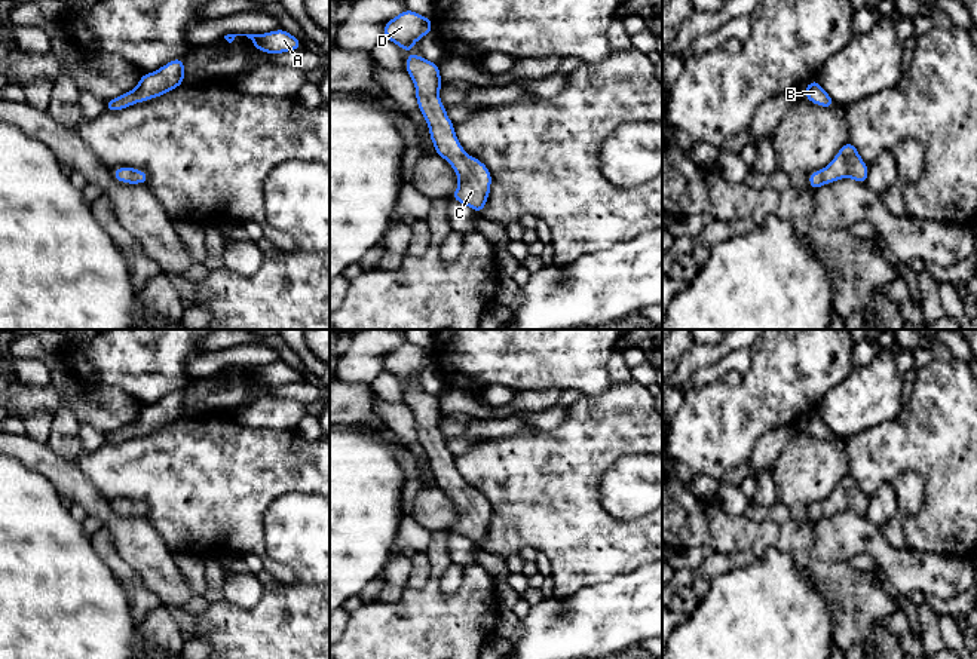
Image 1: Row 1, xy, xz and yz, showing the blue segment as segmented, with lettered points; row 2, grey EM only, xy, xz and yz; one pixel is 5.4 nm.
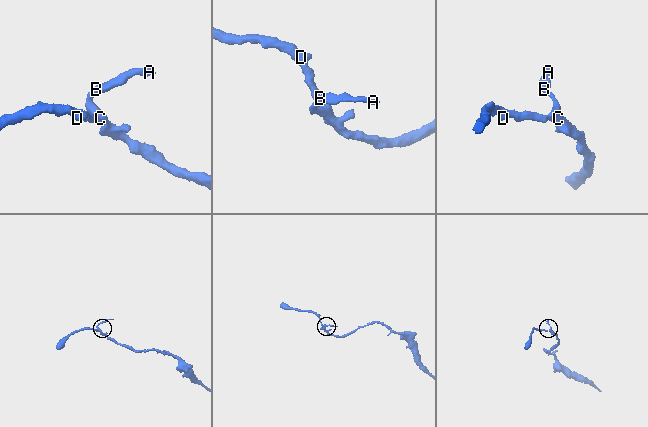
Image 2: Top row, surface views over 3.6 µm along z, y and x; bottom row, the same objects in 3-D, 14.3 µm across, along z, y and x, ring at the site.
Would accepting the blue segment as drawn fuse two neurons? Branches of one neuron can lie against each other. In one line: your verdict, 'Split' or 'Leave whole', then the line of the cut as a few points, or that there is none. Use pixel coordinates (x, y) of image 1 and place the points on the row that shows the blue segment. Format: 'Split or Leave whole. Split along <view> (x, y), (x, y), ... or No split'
Leave whole. No split

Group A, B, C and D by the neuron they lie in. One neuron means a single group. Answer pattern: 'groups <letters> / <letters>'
groups A B C D

